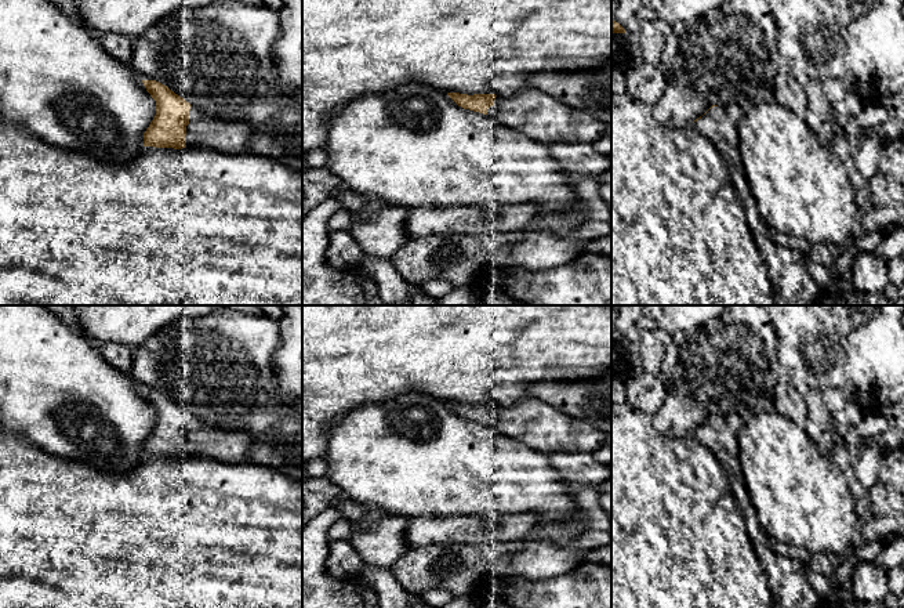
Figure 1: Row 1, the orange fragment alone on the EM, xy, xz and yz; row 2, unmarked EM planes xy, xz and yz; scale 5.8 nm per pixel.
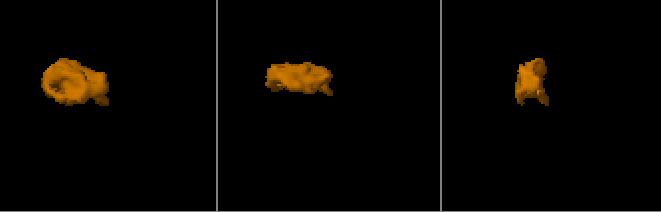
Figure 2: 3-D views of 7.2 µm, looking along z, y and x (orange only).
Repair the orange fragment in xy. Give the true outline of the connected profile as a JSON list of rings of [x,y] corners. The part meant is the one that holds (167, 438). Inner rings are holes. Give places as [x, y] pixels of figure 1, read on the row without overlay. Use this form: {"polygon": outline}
{"polygon": [[[142,390],[156,410],[156,424],[144,442],[144,456],[204,456],[222,463],[250,462],[253,433],[211,427],[156,390]]]}

